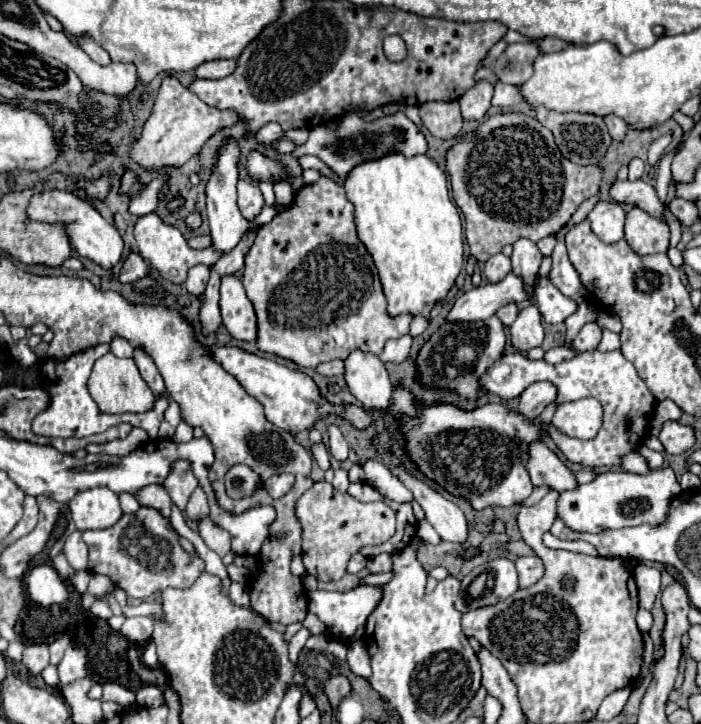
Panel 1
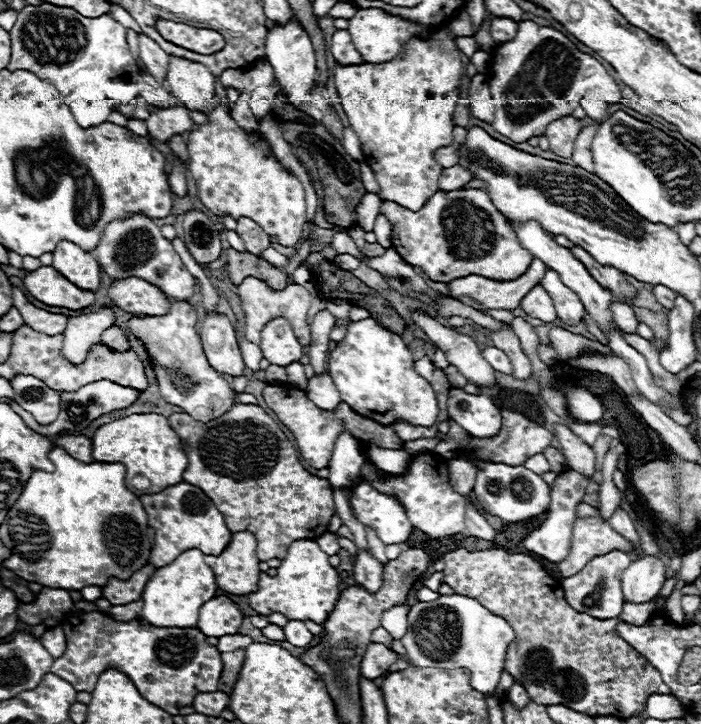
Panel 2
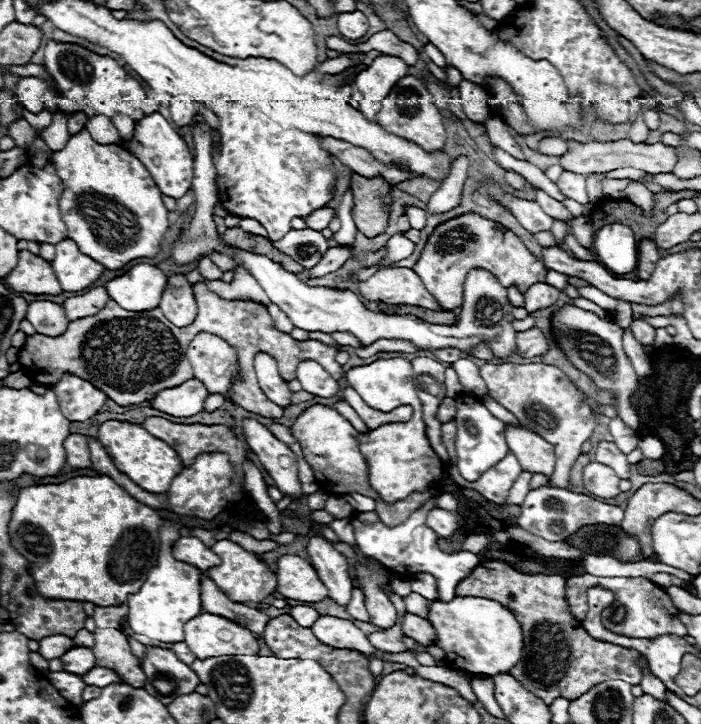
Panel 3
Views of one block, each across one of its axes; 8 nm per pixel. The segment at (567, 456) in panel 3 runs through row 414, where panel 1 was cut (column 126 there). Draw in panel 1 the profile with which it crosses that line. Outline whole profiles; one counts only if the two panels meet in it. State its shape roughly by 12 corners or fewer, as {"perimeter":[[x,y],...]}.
{"perimeter":[[154,508],[84,530],[88,572],[146,600],[204,572]]}

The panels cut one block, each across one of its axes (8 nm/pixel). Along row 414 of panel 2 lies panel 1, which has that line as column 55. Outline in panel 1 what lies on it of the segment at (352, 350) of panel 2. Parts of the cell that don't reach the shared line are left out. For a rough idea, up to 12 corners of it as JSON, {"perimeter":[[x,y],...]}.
{"perimeter":[[108,344],[44,360],[52,402],[32,430],[48,438],[84,438],[120,422],[158,438],[166,398],[152,412],[104,414],[88,376]]}

